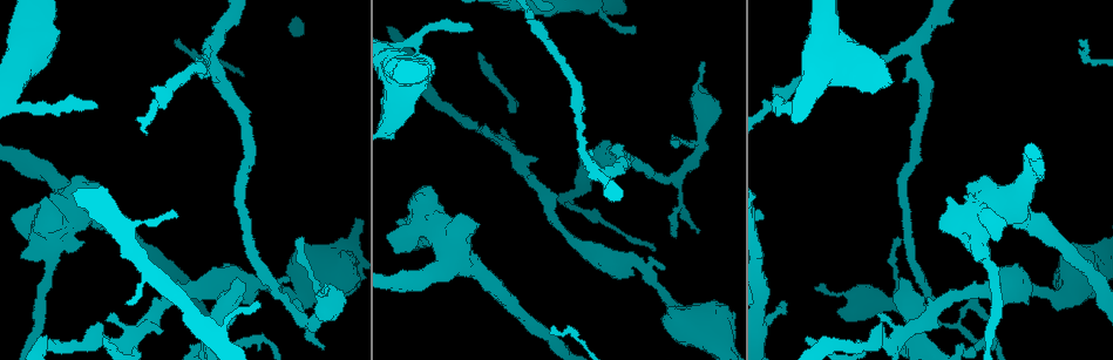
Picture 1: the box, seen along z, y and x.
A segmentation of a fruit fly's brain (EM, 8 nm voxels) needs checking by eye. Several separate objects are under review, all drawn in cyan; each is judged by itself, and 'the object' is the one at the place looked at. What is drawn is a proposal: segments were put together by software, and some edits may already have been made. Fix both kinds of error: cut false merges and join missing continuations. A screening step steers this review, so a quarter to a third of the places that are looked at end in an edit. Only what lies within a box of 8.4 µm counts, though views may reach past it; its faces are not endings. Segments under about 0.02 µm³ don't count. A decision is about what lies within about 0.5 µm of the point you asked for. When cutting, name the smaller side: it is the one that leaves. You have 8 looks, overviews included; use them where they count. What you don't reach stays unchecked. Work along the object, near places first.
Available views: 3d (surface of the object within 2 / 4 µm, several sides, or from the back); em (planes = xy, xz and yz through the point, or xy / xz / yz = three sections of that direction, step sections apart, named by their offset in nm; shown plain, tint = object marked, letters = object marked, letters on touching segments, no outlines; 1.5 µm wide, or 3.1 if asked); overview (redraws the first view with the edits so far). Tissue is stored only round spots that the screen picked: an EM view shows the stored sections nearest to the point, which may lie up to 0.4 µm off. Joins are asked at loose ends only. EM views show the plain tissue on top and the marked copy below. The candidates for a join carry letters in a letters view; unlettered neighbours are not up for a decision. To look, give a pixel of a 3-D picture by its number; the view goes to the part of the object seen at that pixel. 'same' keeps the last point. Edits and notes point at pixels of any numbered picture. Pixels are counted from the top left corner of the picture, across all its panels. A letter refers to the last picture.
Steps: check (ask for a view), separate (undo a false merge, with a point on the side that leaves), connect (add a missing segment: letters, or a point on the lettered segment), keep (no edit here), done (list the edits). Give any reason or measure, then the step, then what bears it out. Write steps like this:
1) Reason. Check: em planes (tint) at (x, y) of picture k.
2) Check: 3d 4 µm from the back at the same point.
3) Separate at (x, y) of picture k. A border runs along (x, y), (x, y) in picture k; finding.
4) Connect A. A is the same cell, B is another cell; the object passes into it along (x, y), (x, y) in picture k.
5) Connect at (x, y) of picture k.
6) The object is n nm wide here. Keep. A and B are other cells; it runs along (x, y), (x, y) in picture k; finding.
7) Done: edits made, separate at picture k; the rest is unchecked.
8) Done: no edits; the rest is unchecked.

Thin end. Check: 3d 4 µm at (327, 289) of picture 1.

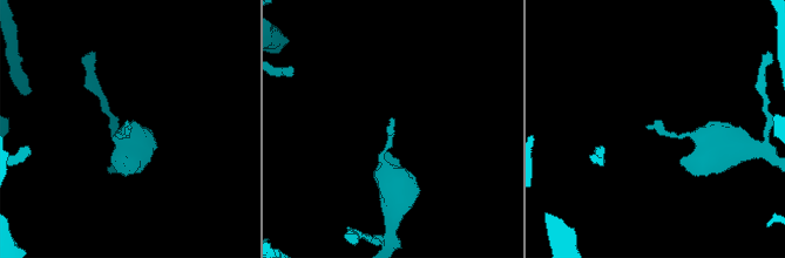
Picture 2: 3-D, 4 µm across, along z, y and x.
Now the EM. Check: em planes (letters) at (646, 127) of picture 2.

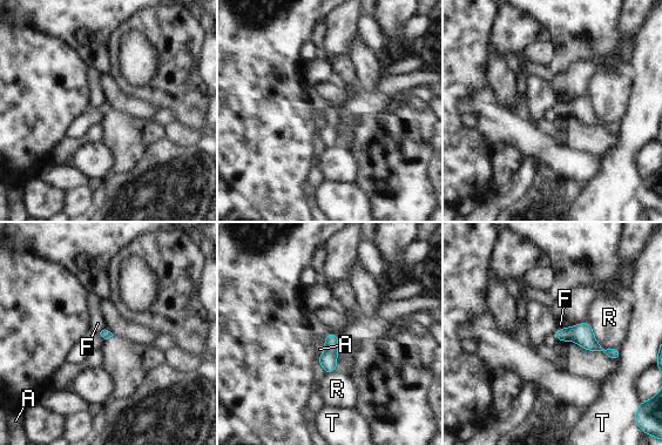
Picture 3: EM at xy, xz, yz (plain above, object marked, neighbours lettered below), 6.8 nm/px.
The object is 60 nm wide here. Keep. A, F, R and T are other cells; a border runs along (105, 329), (99, 332) in picture 3; no lettered segment goes on from it.

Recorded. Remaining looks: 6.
Branch stops here. Check: em planes (tint) at (879, 314) of picture 1.

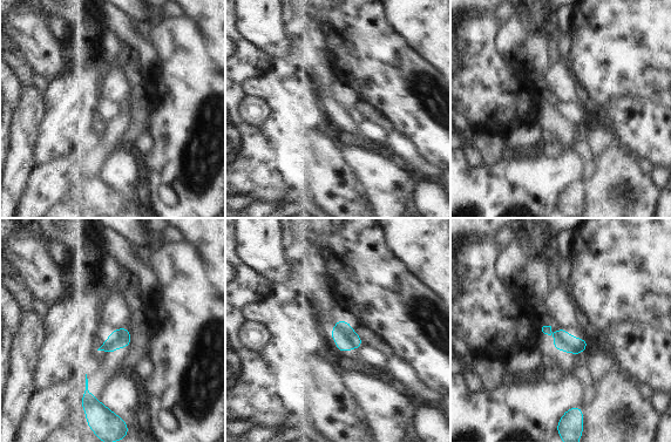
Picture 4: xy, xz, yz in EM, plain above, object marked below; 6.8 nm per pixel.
Check: em planes (letters) at the same point.

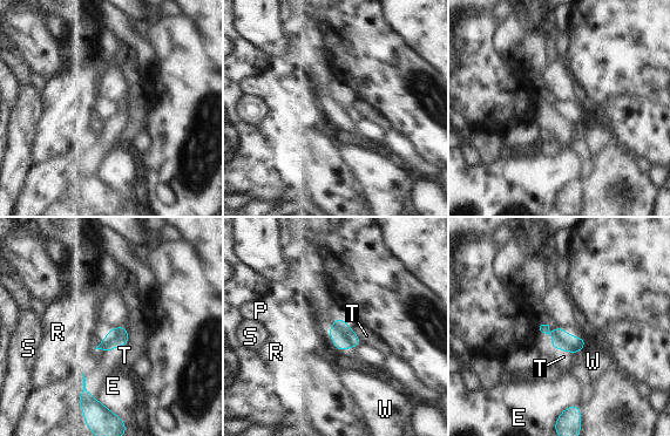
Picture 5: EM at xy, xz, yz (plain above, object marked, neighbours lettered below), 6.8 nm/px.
Keep. E, P, R, S, T and W are other cells; a border runs along (127, 328), (126, 345), (96, 349) in picture 5; none of them fits.

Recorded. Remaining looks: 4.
Branch stops here. Check: em xy step 8 (tint) at (83, 243) of picture 1.

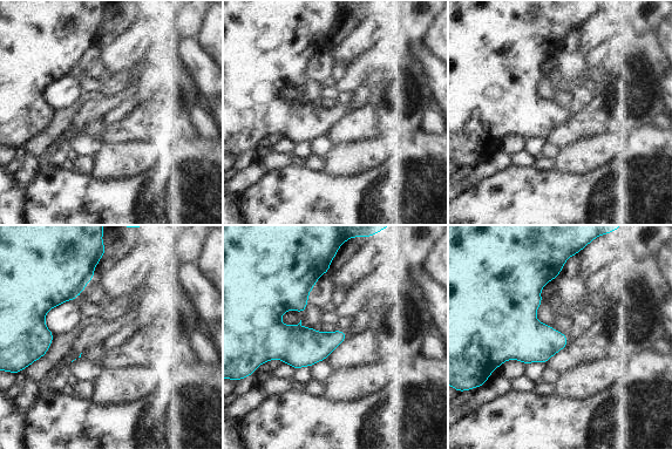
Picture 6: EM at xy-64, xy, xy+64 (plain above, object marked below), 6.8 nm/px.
Cut it another way. Check: em planes (letters) at the same point.

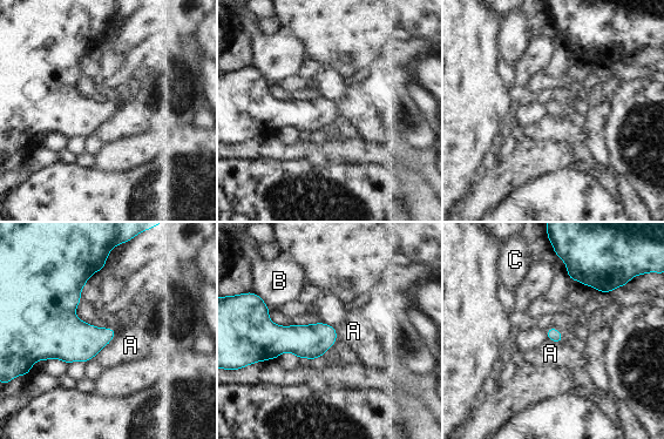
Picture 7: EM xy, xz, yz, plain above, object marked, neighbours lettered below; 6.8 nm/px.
Keep. A, B and C are other cells; none of them fits.

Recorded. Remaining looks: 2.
Branch stops here. Check: em planes (tint) at (988, 317) of picture 1.

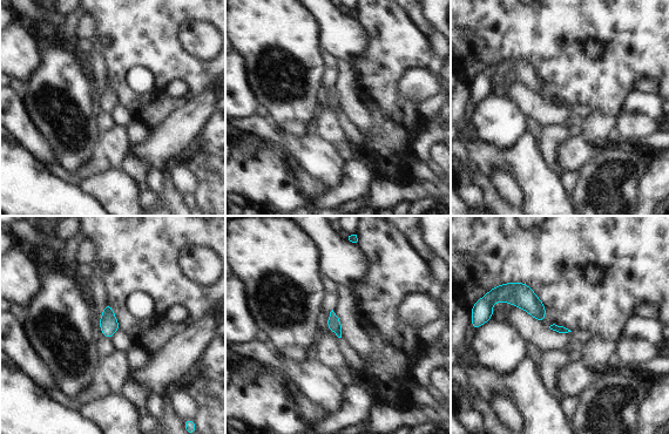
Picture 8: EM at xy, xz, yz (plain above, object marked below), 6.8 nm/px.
See the neighbours. Check: em planes (letters) at the same point.

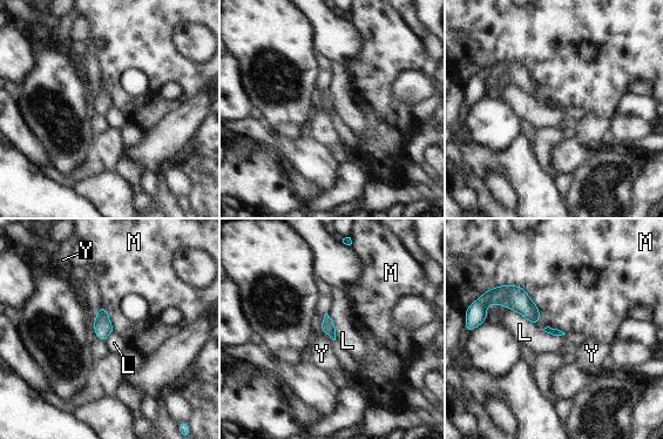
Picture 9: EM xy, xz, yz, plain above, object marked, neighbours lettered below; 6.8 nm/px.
Keep. L, M and Y are other cells; a border runs along (488, 289), (519, 285), (538, 325) in picture 9; none of them fits.

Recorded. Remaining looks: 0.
Done: no edits; the rest is unchecked.

